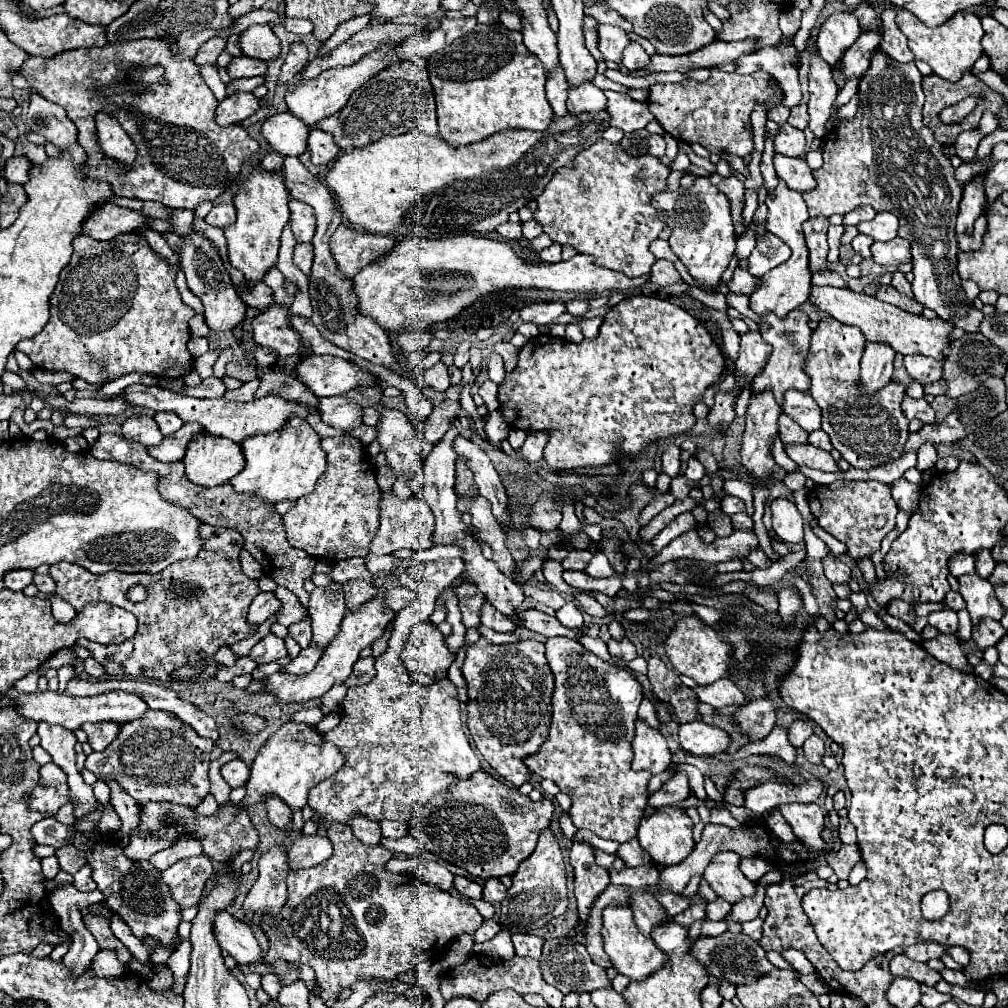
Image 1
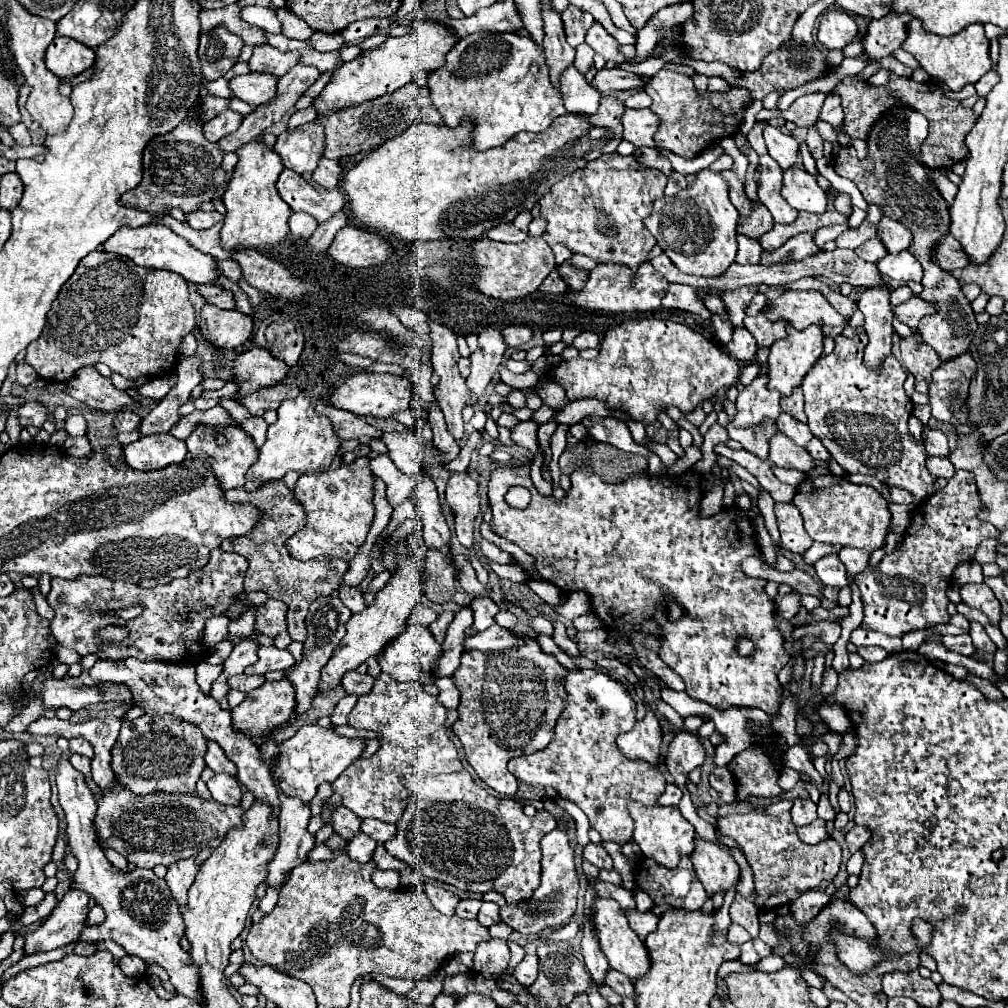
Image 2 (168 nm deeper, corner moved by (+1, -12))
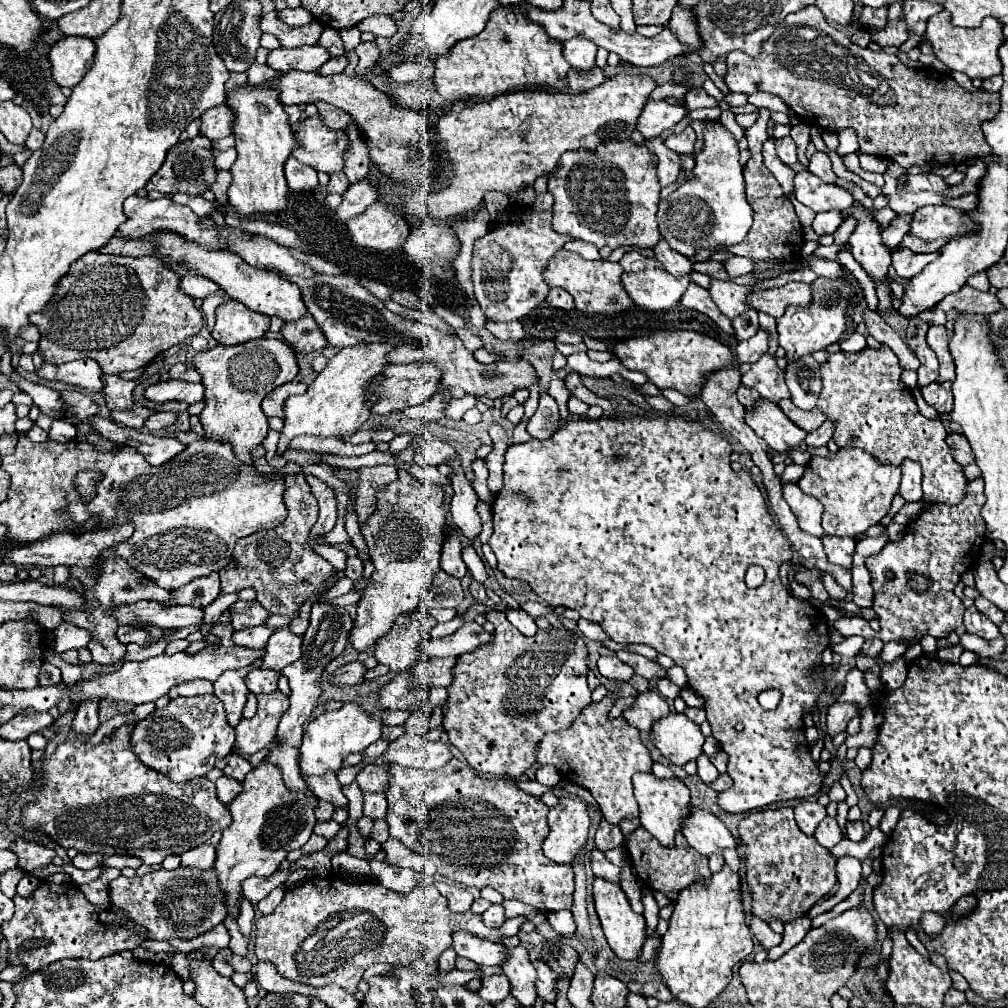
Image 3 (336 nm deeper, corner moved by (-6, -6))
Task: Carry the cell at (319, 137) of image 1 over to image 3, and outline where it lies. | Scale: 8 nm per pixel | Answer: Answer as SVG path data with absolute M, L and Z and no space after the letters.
M343 171L329 175L329 185L327 185L327 189L329 189L331 193L345 193L347 187L349 187L349 181L347 181L347 177L345 177Z

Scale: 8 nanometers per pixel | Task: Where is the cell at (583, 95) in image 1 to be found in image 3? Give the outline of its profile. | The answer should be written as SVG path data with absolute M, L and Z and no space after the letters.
M573 37L563 43L563 55L579 73L587 73L595 67L597 45L593 41L585 41L585 37Z

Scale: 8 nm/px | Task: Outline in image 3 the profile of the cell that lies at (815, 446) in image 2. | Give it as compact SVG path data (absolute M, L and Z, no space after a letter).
M825 421L819 429L815 429L813 433L807 433L807 439L805 439L805 445L807 447L823 447L831 441L831 435L833 435L833 425L829 425L829 421Z

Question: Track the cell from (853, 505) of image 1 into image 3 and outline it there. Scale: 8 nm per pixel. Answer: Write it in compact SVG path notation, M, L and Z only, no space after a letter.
M839 449L837 455L829 455L821 465L815 465L815 457L807 463L805 475L799 479L803 493L813 495L825 507L823 511L823 529L827 535L849 535L855 537L867 531L871 525L877 525L891 507L891 499L897 491L901 469L893 465L875 465L861 449Z

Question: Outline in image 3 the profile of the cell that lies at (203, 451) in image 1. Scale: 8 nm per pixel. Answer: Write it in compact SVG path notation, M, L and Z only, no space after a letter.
M261 337L233 347L217 345L215 349L193 357L193 365L203 375L205 385L207 405L199 415L205 433L203 439L231 443L235 457L241 463L251 465L251 451L263 443L269 431L261 401L275 387L293 381L299 371L295 351L281 339Z

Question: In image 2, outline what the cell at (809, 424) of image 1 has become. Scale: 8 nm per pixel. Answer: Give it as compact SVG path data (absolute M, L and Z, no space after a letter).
M796 387L796 389L792 391L792 395L782 397L780 405L782 405L782 411L786 411L786 413L790 413L792 417L796 417L798 421L806 423L806 415L804 415L804 395L802 395L802 389L800 389L800 387Z

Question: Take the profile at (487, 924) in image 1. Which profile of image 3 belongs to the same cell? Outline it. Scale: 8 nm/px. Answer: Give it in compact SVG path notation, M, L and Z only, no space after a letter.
M507 947L507 959L501 965L503 973L507 975L507 979L511 981L511 995L523 1005L523 1007L531 1007L537 991L535 991L535 979L537 973L529 961L529 953L525 947Z

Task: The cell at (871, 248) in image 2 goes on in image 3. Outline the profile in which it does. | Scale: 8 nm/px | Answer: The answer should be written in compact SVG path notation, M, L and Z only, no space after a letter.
M911 215L895 217L895 219L881 231L883 245L889 247L889 249L897 249L899 243L901 243L901 239L903 239L905 233L909 231L909 221L911 221Z

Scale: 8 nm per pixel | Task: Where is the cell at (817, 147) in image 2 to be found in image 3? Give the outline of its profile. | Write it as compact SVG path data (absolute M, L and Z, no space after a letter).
M815 151L809 161L809 171L813 171L817 177L821 177L825 183L835 183L835 173L831 171L831 159L823 151Z

